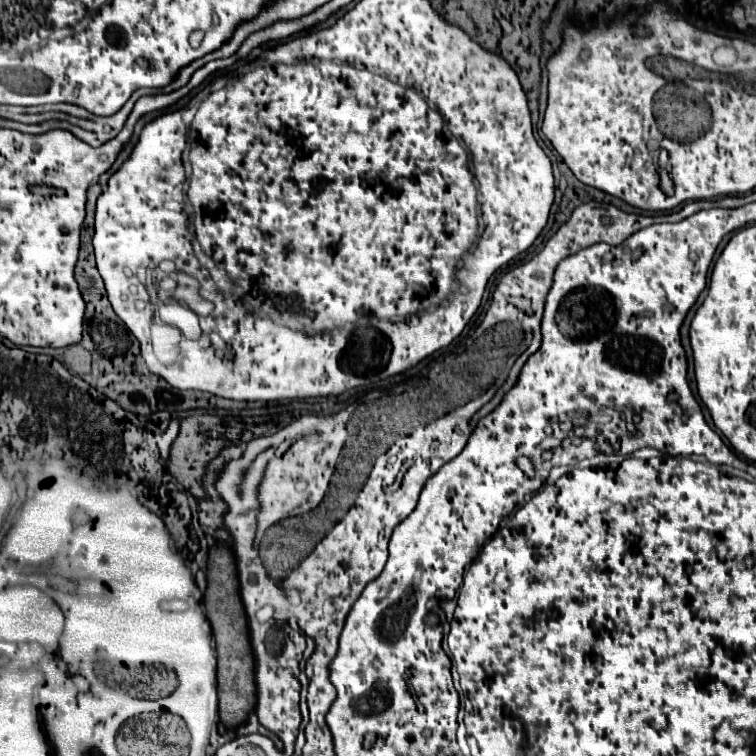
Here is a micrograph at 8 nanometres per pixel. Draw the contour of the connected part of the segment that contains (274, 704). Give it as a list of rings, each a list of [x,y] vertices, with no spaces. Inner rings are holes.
[[[250,616],[250,620],[252,620],[250,622],[250,642],[252,642],[254,658],[256,658],[256,710],[254,712],[256,712],[256,716],[258,716],[258,720],[264,728],[274,732],[284,742],[284,746],[294,748],[298,728],[300,728],[300,722],[302,722],[300,708],[298,708],[298,702],[300,702],[298,674],[300,674],[300,658],[302,658],[302,652],[306,648],[304,636],[300,632],[290,630],[286,634],[284,652],[274,658],[274,656],[268,654],[268,650],[264,646],[264,636],[266,636],[266,630],[268,630],[268,622],[262,624],[262,622],[258,622],[256,616]]]

